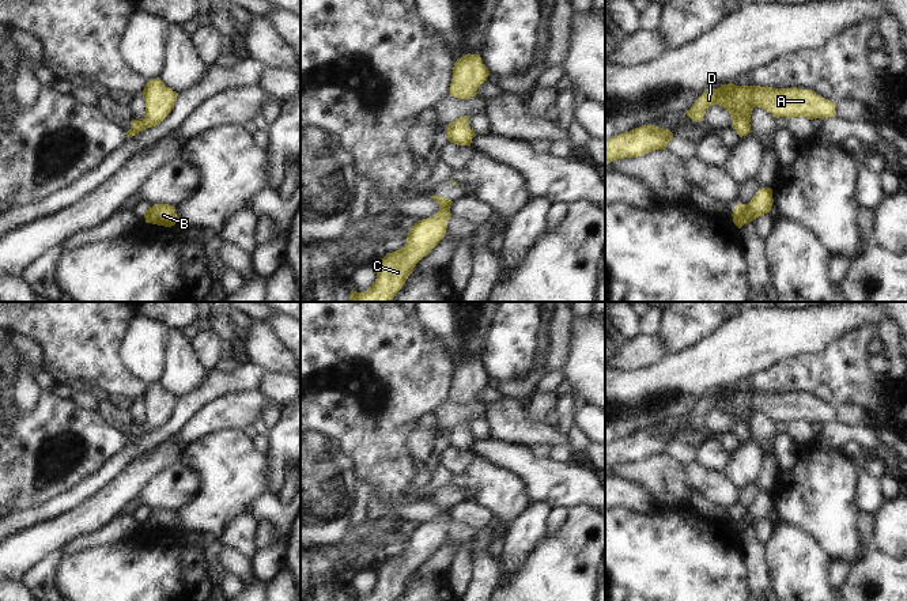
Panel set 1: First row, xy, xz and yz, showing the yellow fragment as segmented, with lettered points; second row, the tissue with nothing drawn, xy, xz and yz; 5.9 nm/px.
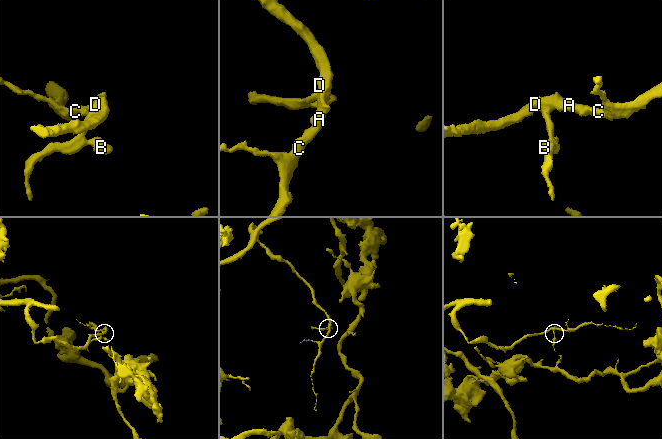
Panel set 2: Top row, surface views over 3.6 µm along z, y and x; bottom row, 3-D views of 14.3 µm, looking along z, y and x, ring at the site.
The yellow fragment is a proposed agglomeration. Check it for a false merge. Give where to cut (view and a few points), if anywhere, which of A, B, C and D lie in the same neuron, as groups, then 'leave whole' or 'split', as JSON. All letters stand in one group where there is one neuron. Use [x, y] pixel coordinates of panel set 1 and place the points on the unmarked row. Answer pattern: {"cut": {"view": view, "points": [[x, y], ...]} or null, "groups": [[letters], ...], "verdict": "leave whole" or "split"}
{"cut": null, "groups": [["A", "B", "C", "D"]], "verdict": "leave whole"}

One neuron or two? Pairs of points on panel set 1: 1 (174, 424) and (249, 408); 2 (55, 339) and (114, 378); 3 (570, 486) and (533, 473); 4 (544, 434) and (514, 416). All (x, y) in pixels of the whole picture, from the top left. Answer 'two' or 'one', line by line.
1: two
2: one
3: one
4: one

